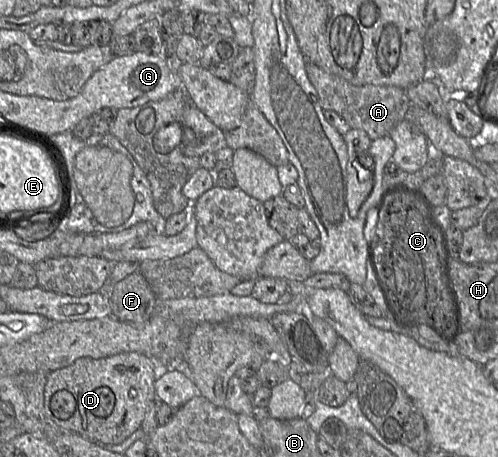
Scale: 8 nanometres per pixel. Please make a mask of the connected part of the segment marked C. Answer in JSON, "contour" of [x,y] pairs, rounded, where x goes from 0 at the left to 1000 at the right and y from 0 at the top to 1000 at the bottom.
{"contour":[[[811,418],[779,427],[753,488],[747,525],[761,604],[799,694],[829,713],[869,716],[902,744],[914,744],[926,718],[902,608],[902,547],[859,484],[853,449]]]}

